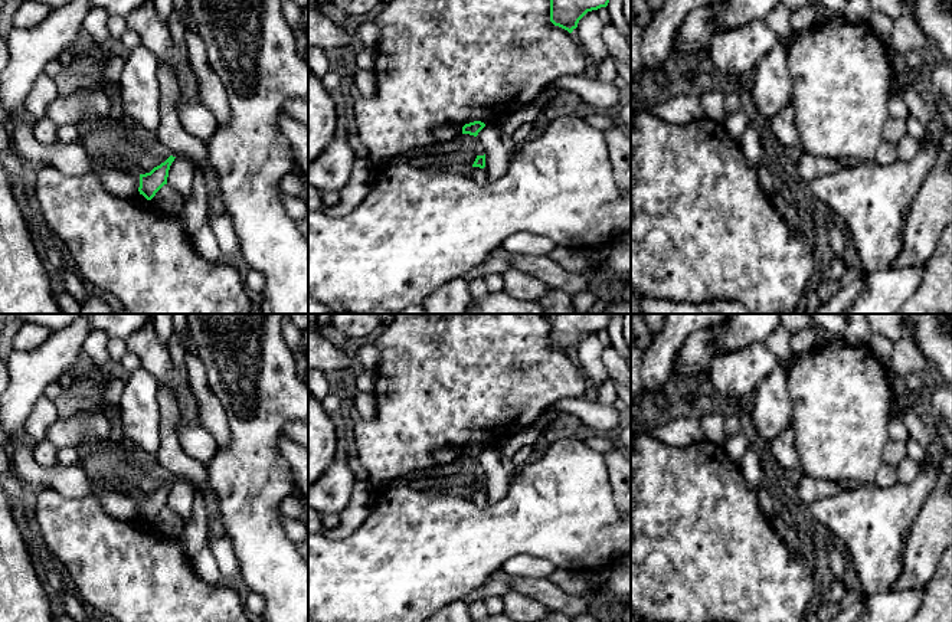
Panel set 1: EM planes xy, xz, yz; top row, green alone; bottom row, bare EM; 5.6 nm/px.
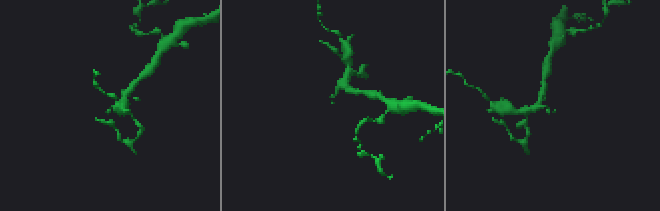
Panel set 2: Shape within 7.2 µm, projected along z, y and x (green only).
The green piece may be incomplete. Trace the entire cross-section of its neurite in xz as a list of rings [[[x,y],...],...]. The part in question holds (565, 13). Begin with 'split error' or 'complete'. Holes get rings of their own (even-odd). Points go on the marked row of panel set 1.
complete; [[[550,0],[550,22],[572,33],[588,12],[606,7],[608,3],[609,0]]]

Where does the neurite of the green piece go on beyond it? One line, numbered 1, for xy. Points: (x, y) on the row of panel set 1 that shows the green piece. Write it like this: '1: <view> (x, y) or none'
1: none

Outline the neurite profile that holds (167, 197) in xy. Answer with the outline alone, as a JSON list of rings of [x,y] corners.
[[[164,184],[150,202],[154,206],[163,207],[167,212],[180,216],[186,199],[173,187]]]

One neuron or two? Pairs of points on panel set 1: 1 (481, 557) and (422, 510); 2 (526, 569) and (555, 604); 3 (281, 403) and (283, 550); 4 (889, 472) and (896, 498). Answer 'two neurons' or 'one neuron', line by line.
1: one neuron
2: two neurons
3: one neuron
4: two neurons

